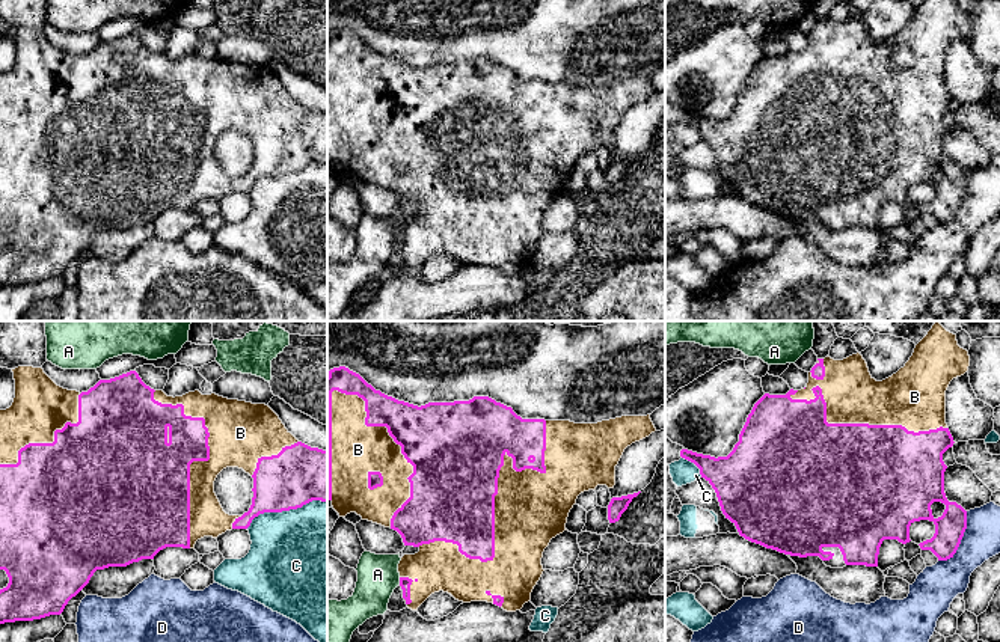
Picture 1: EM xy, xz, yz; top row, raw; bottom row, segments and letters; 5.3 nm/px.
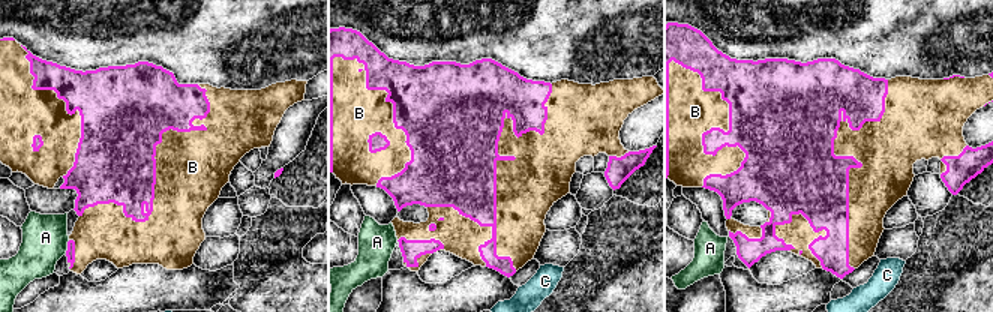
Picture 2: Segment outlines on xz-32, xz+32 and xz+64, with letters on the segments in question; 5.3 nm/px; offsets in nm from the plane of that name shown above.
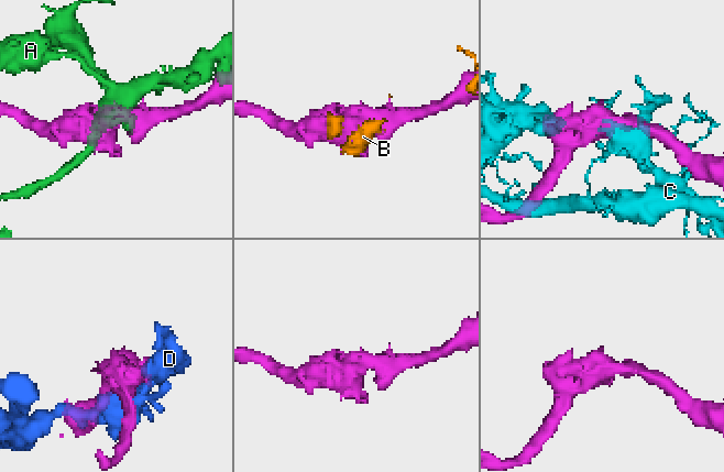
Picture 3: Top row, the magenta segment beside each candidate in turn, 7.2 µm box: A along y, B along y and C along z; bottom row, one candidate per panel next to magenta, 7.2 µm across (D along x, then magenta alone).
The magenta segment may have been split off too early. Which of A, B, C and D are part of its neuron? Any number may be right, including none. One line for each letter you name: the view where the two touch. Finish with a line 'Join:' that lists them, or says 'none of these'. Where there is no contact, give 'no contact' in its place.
B: contact in xz
Join: B

